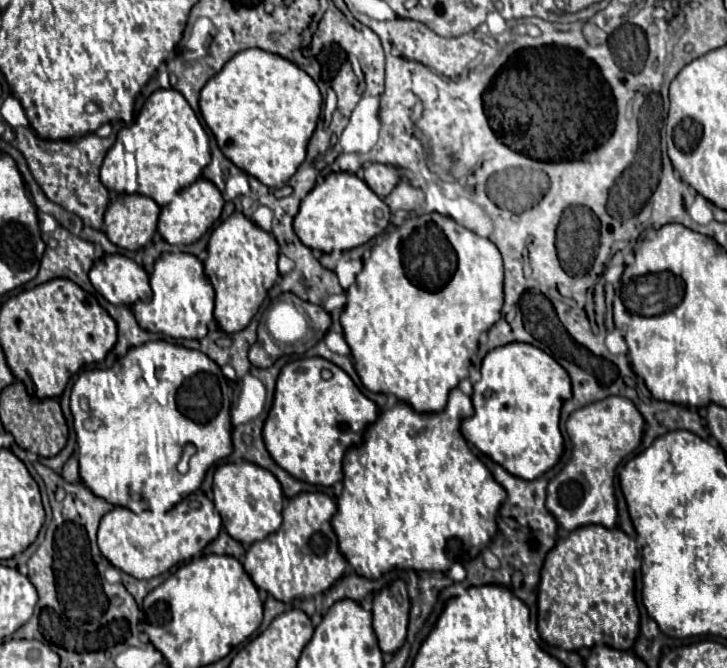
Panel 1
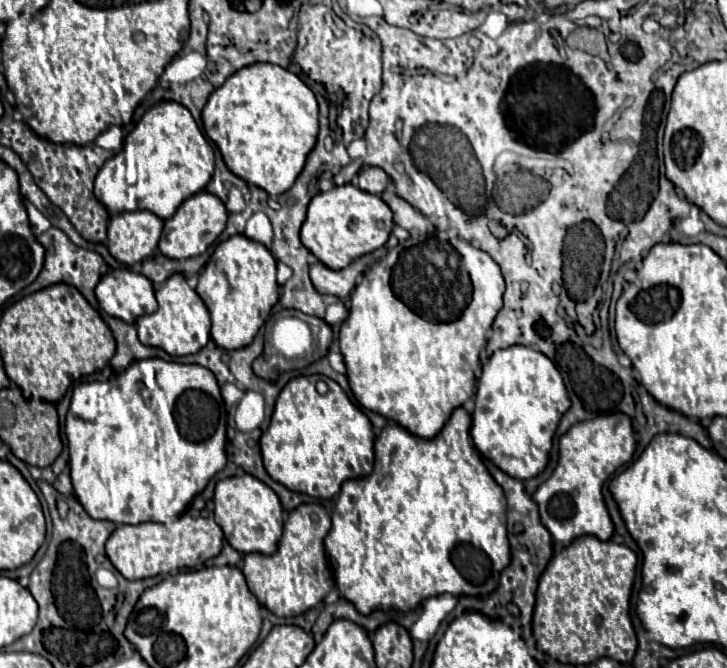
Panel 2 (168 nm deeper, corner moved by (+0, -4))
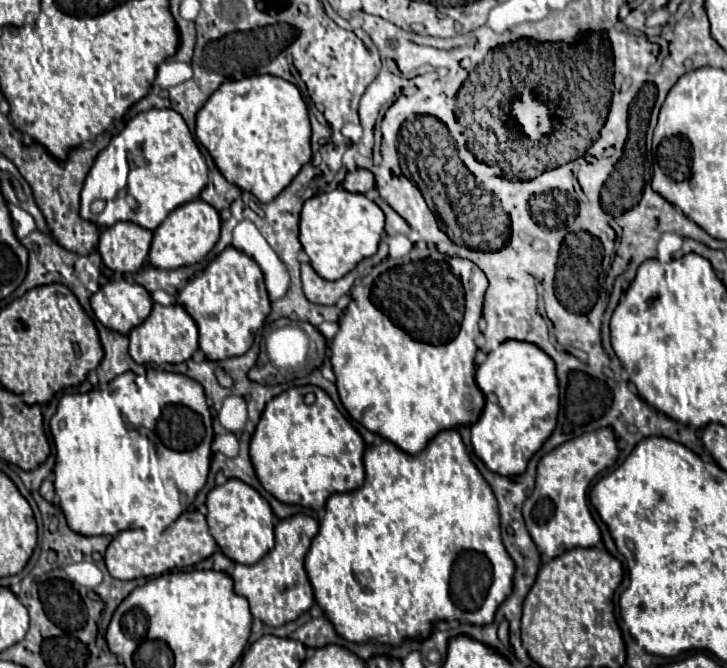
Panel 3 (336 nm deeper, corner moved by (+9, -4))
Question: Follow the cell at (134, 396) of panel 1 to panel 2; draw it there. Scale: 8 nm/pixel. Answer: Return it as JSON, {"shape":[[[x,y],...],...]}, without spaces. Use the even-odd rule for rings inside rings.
{"shape":[[[145,359],[145,361],[139,361],[137,365],[133,363],[123,373],[115,375],[115,379],[111,379],[111,381],[81,383],[73,389],[71,407],[69,407],[67,421],[65,421],[73,493],[79,499],[79,503],[83,503],[83,509],[93,519],[107,519],[107,521],[121,523],[121,525],[139,525],[139,523],[145,523],[145,521],[169,523],[169,521],[177,519],[187,509],[187,505],[193,501],[193,497],[199,495],[205,489],[209,479],[225,467],[225,463],[227,463],[227,457],[225,457],[225,441],[227,441],[225,429],[227,429],[227,413],[225,413],[225,405],[223,405],[223,399],[221,399],[217,379],[209,369],[205,369],[201,365],[183,365],[183,363],[163,361],[163,359]]]}

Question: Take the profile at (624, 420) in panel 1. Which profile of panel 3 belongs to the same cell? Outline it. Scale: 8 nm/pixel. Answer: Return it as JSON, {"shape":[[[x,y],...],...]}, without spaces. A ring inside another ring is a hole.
{"shape":[[[602,427],[574,437],[546,453],[536,471],[536,487],[524,501],[522,513],[526,527],[540,553],[554,557],[570,547],[594,547],[600,541],[600,529],[588,507],[588,491],[602,471],[618,459],[618,445],[612,427]]]}

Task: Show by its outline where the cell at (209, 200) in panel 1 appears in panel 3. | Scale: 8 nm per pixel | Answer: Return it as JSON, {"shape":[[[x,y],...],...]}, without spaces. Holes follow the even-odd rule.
{"shape":[[[192,199],[176,207],[166,217],[166,221],[154,229],[154,239],[152,239],[152,247],[148,254],[149,264],[162,267],[162,269],[178,269],[182,265],[198,263],[216,245],[218,237],[220,237],[218,211],[202,199]]]}

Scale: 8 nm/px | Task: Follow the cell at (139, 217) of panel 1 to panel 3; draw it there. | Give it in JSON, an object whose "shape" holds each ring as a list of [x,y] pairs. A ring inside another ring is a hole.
{"shape":[[[118,221],[100,233],[98,253],[106,267],[120,273],[134,273],[144,265],[152,241],[152,231],[132,221]]]}

